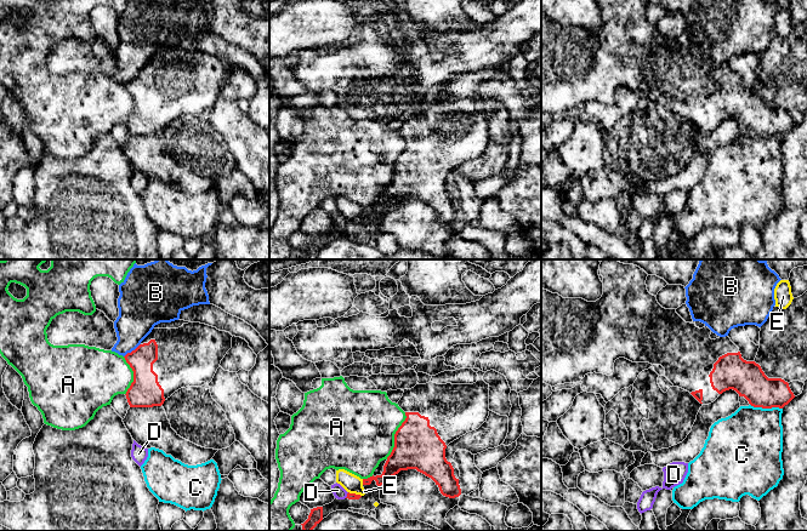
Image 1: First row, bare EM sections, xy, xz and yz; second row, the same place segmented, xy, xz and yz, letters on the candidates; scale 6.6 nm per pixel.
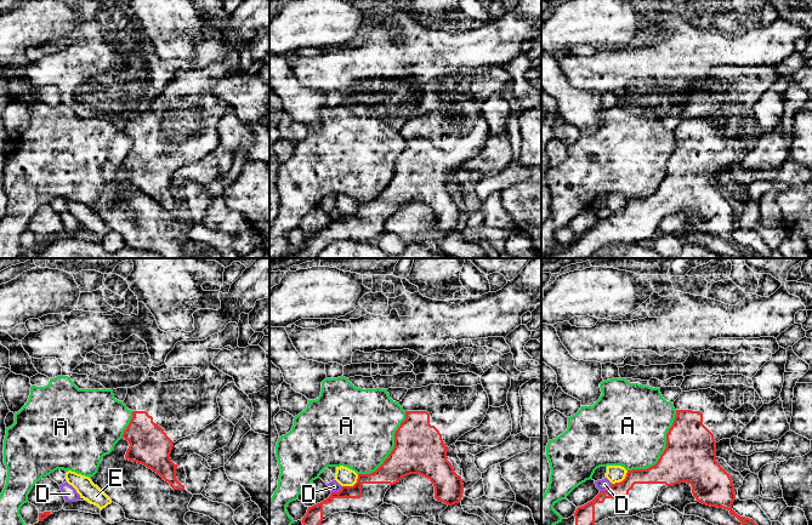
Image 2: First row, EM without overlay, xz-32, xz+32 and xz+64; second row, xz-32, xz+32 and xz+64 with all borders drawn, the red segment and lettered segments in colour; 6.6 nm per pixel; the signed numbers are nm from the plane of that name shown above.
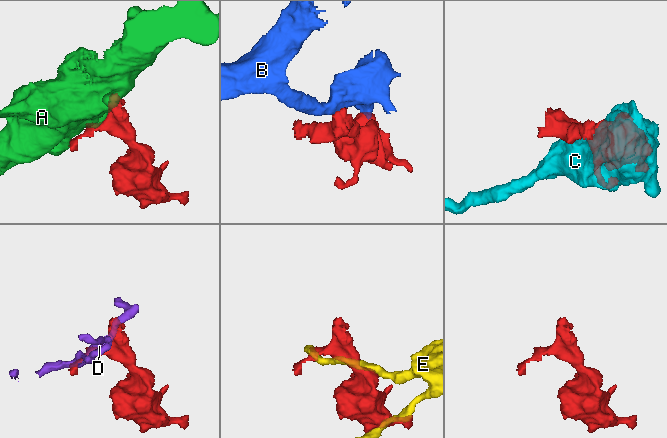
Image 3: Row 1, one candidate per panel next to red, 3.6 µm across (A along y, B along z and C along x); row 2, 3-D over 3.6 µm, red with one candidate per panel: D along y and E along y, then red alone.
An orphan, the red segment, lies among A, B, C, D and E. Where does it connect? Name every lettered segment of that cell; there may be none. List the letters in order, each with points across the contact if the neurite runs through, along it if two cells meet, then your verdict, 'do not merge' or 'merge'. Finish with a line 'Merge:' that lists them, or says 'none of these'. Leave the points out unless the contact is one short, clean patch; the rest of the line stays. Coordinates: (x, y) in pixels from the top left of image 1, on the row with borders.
A: do not merge
B: border xy (140, 343), (124, 357); do not merge
C: do not merge
D: border xz (348, 492), (345, 497); do not merge
E: border xz (362, 479), (363, 484); do not merge
Merge: none of these

